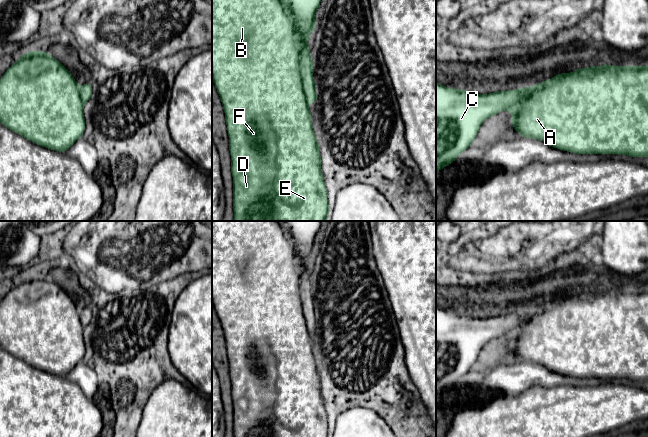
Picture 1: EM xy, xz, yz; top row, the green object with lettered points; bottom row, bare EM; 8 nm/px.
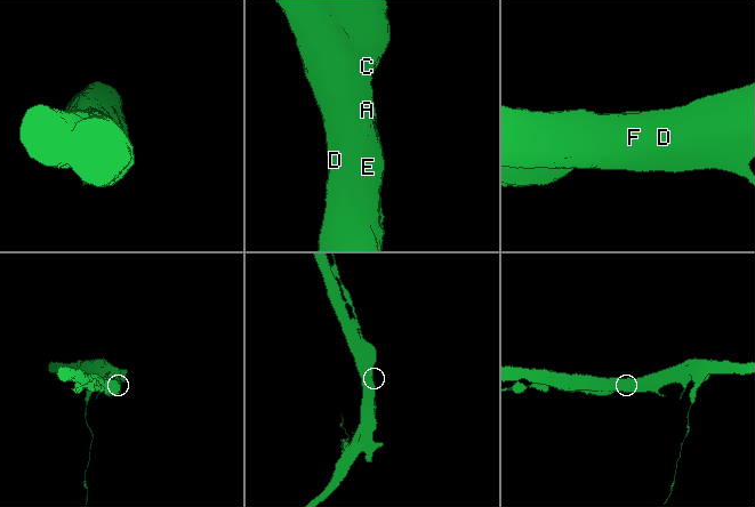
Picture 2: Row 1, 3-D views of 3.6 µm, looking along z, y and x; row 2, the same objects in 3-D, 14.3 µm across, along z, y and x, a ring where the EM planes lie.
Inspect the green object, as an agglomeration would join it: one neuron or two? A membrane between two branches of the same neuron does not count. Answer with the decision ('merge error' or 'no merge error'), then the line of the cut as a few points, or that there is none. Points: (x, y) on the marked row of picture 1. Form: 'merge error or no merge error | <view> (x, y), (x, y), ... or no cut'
merge error | xz (281, 0), (292, 20), (299, 53), (302, 90), (307, 106)

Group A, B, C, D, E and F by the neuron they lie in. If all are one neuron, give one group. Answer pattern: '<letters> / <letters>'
A B D E F / C

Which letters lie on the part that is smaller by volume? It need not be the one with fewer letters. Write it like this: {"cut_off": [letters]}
{"cut_off": ["C"]}

